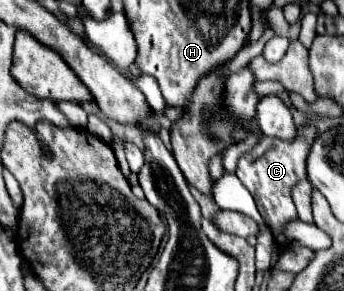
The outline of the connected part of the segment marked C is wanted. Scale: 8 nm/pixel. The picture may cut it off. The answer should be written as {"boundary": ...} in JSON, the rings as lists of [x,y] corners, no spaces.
{"boundary":[[[307,123],[303,127],[297,127],[297,135],[291,141],[263,135],[261,141],[269,141],[269,143],[259,143],[253,151],[239,157],[237,161],[237,177],[253,195],[259,213],[273,229],[279,229],[287,221],[297,219],[297,211],[291,199],[291,189],[301,179],[305,179],[305,159],[307,159],[309,145],[315,139],[315,133],[317,133],[317,127],[313,123]]]}

